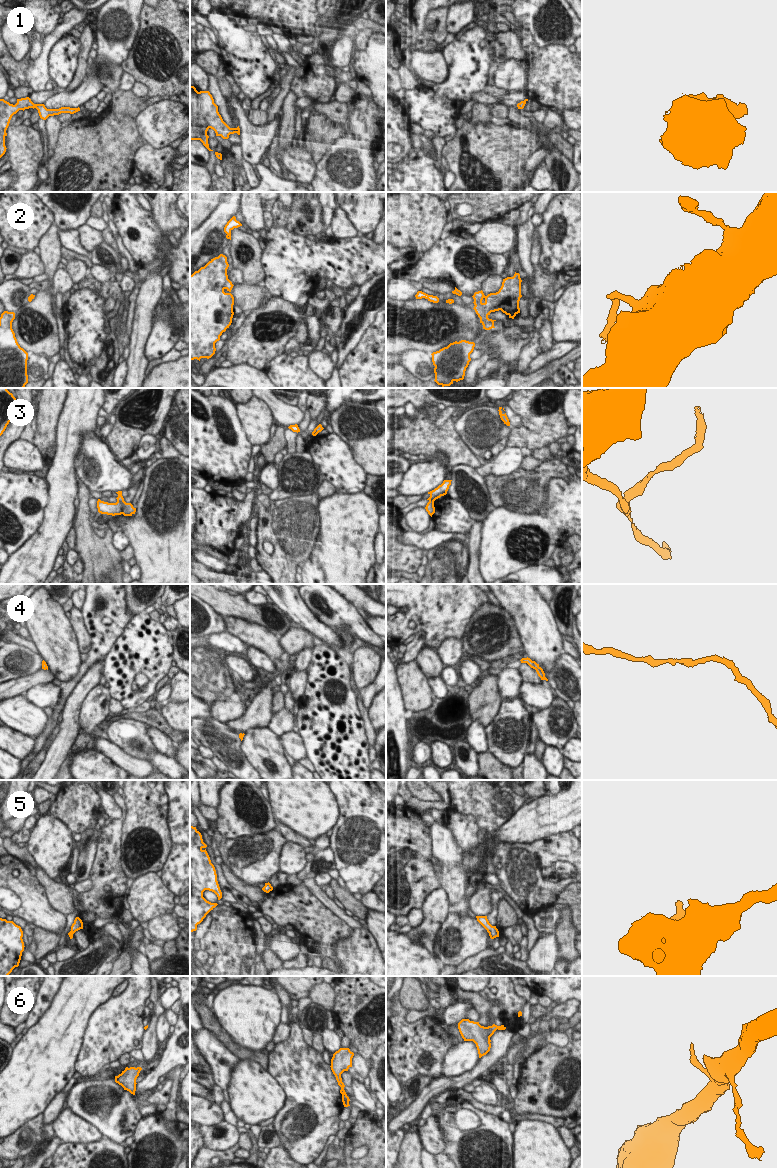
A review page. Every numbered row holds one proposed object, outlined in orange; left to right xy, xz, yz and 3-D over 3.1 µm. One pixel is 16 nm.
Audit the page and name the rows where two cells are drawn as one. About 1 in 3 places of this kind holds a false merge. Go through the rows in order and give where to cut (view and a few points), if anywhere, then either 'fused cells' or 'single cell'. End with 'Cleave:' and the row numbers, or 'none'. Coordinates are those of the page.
1: cut none; single cell
2: cut none; single cell
3: cut xy (117, 500), (121, 505), (122, 513); fused cells
4: cut none; single cell
5: cut none; single cell
6: cut none; single cell
Cleave: 3

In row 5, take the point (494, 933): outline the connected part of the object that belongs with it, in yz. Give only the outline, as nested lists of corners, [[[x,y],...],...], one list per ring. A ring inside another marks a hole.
[[[476,916],[476,918],[477,921],[487,930],[491,939],[499,937],[498,929],[496,928],[496,926],[492,926],[489,923],[487,916]]]

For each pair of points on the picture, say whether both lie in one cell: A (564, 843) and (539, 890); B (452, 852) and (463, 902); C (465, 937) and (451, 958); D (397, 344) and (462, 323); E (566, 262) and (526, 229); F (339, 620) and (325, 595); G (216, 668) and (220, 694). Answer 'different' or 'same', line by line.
A: same
B: same
C: same
D: same
E: different
F: same
G: same

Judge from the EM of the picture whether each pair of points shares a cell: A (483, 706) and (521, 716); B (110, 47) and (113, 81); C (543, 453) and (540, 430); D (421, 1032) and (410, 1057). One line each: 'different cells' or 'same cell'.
A: different cells
B: different cells
C: different cells
D: same cell

